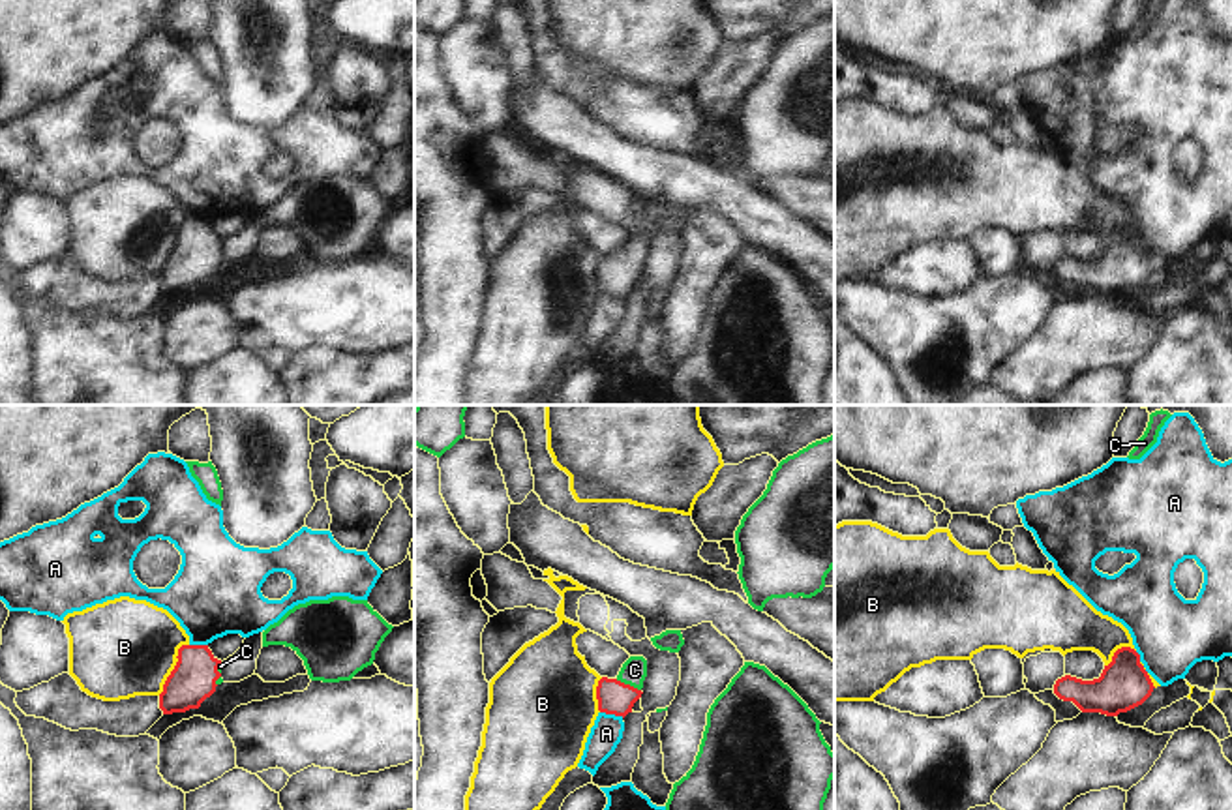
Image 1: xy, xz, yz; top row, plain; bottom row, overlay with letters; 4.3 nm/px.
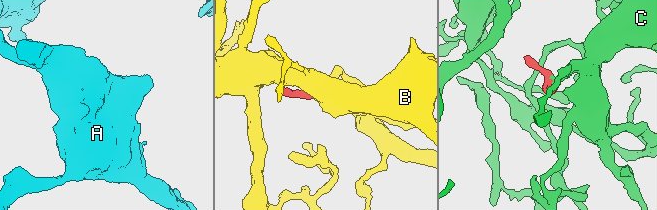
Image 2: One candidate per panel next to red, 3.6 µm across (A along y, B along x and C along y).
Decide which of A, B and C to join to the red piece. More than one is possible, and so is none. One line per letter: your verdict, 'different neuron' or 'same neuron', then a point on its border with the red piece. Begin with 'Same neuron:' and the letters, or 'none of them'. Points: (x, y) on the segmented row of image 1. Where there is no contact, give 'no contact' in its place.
Same neuron: C
A: different neuron; contact xz (612, 713)
B: different neuron; contact xy (175, 668)
C: same neuron; contact xz (629, 685)

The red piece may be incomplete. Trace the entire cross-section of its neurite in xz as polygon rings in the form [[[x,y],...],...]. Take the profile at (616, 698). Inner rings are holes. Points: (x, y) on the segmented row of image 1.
[[[630,656],[615,679],[602,677],[598,681],[598,711],[624,718],[641,698],[645,677],[647,660],[643,656]]]

